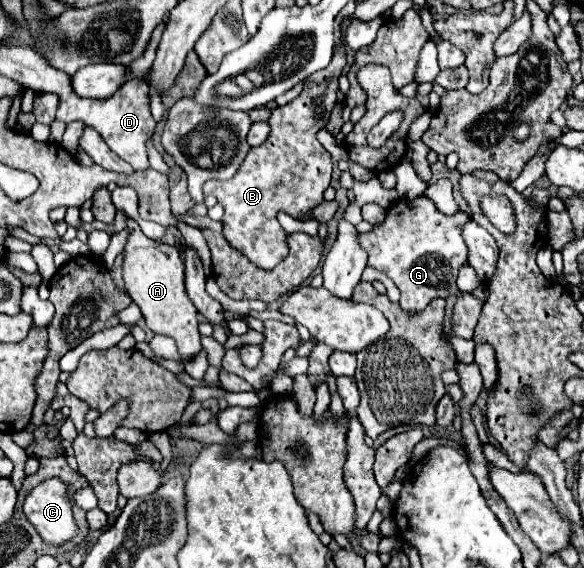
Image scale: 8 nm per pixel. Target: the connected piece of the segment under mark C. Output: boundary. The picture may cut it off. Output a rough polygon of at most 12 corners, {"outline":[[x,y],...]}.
{"outline":[[47,478],[23,512],[45,544],[77,534],[69,484]]}

